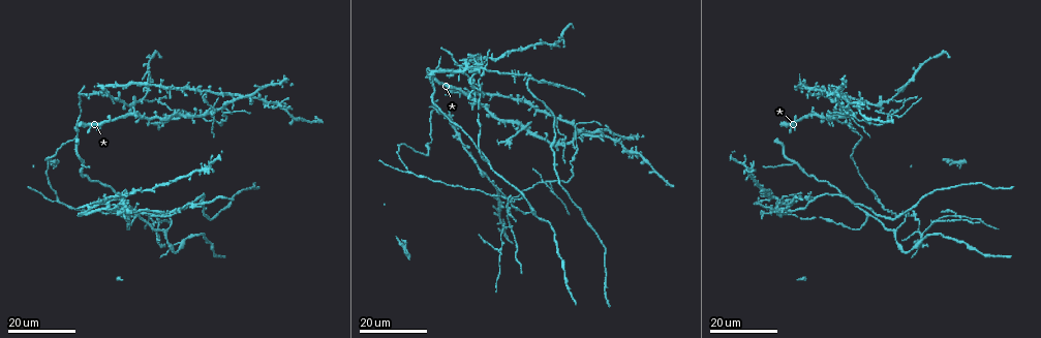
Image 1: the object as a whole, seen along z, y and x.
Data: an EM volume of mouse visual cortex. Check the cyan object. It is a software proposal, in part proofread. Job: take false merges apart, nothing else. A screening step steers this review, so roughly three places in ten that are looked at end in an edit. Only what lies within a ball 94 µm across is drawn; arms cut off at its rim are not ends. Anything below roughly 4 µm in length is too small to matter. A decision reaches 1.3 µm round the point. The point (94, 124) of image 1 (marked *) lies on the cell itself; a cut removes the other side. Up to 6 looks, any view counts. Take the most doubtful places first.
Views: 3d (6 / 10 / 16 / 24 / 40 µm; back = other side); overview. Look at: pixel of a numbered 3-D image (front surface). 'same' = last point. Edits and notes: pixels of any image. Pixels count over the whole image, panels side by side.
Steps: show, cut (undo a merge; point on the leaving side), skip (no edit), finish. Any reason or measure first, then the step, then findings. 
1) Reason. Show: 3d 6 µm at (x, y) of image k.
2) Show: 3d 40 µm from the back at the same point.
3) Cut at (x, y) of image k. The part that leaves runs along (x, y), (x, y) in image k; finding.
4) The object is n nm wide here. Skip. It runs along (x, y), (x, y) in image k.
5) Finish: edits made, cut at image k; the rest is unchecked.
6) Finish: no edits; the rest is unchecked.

Show: 3d 24 µm at (182, 242) of image 1.

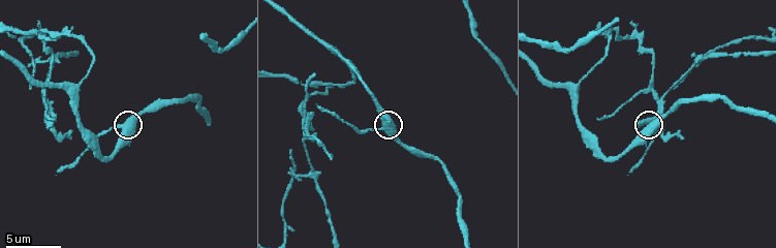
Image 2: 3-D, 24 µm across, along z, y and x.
Zoom in. Show: 3d 6 µm at (124, 124) of image 2.

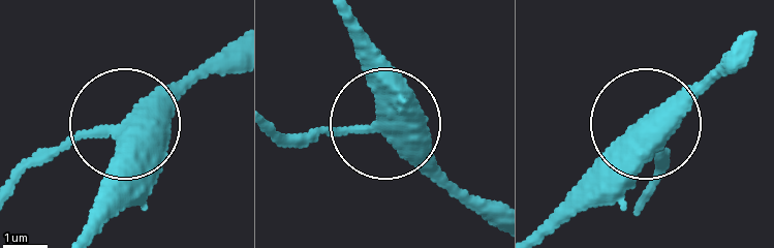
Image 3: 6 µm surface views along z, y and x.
The side arm is 9 µm long. Skip. It runs along (338, 16), (379, 123), (279, 137) in image 3; continuous, no second cell.

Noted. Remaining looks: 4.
Looks like a crossing. Show: 3d 24 µm at (904, 99) of image 1.

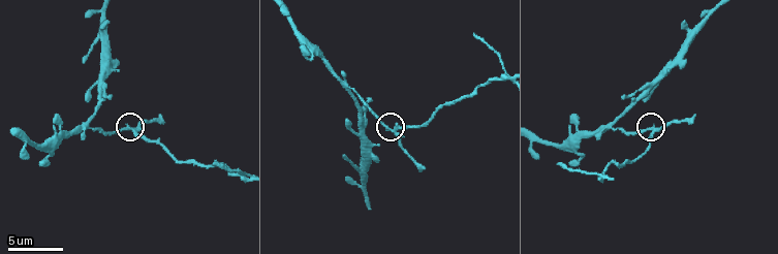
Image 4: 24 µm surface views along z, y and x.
Show: 3d 6 µm at (133, 129) of image 4.

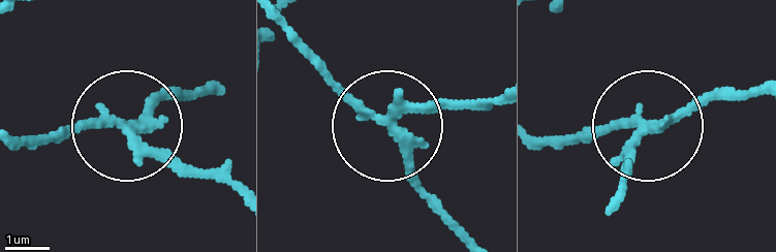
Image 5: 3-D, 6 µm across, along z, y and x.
The object is 200 nm wide here. Cut at (179, 170) of image 5. A second cell is stuck on.

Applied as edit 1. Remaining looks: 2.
Small branch off a trunk. Show: 3d 24 µm at (410, 172) of image 1.

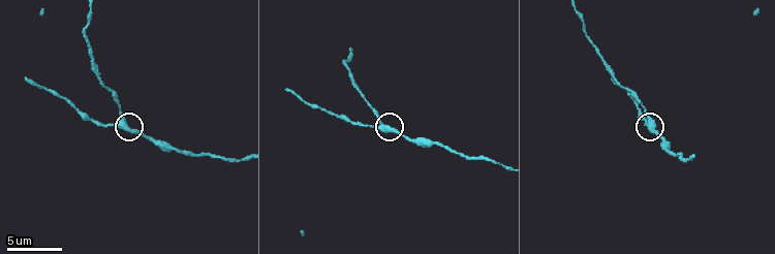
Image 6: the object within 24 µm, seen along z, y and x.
Closer look. Show: 3d 10 µm at (121, 123) of image 6.

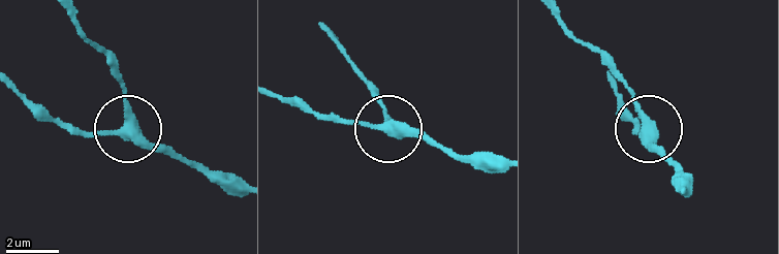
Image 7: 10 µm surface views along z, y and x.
3 arms meet here. Skip. It runs along (236, 181), (203, 175), (129, 128), (71, 132) in image 7; one cell here.

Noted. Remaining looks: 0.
Finish: edits made, cut at image 5; the rest is unchecked.

